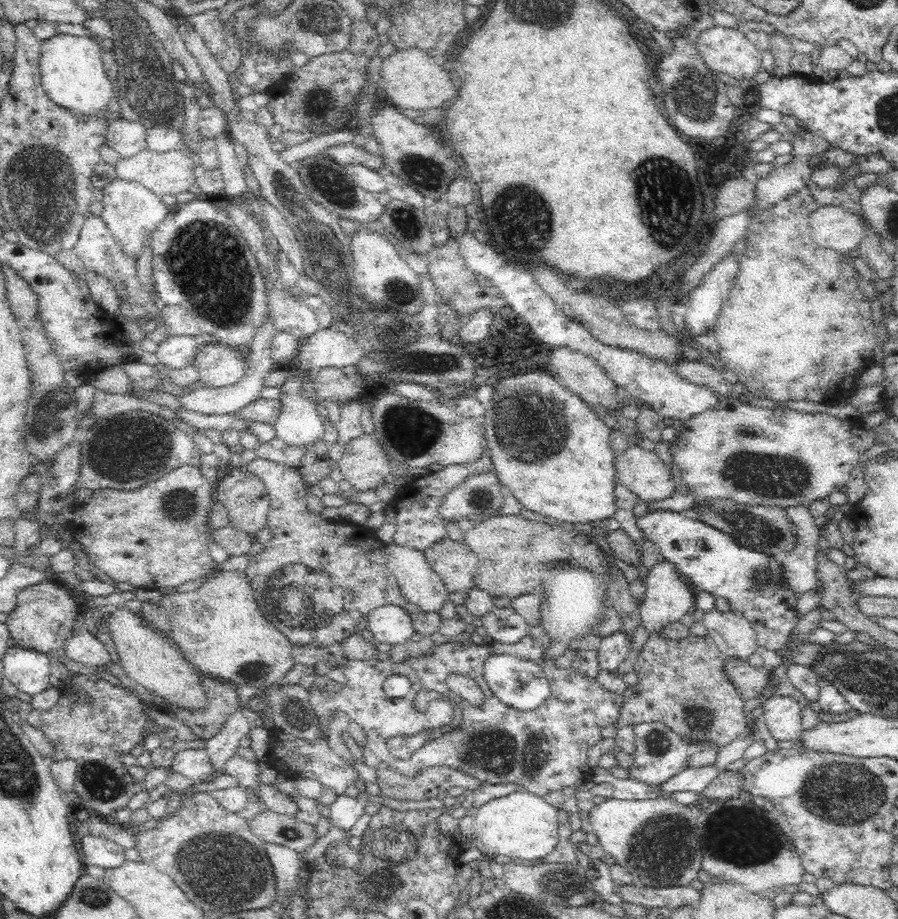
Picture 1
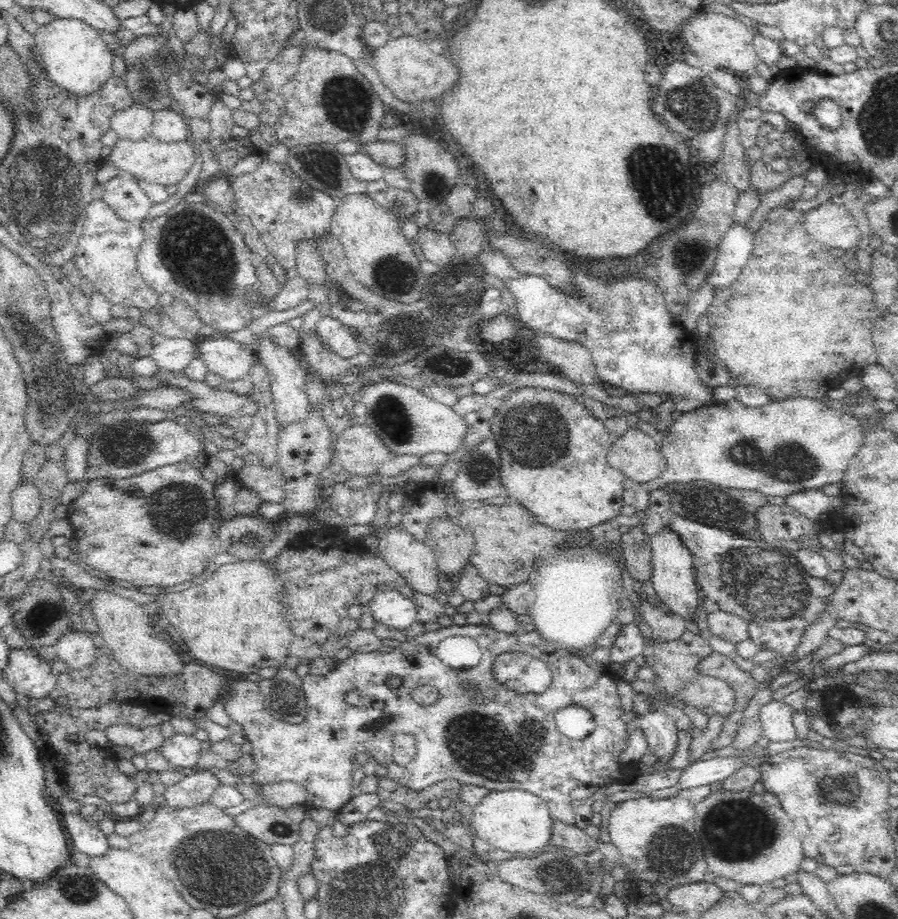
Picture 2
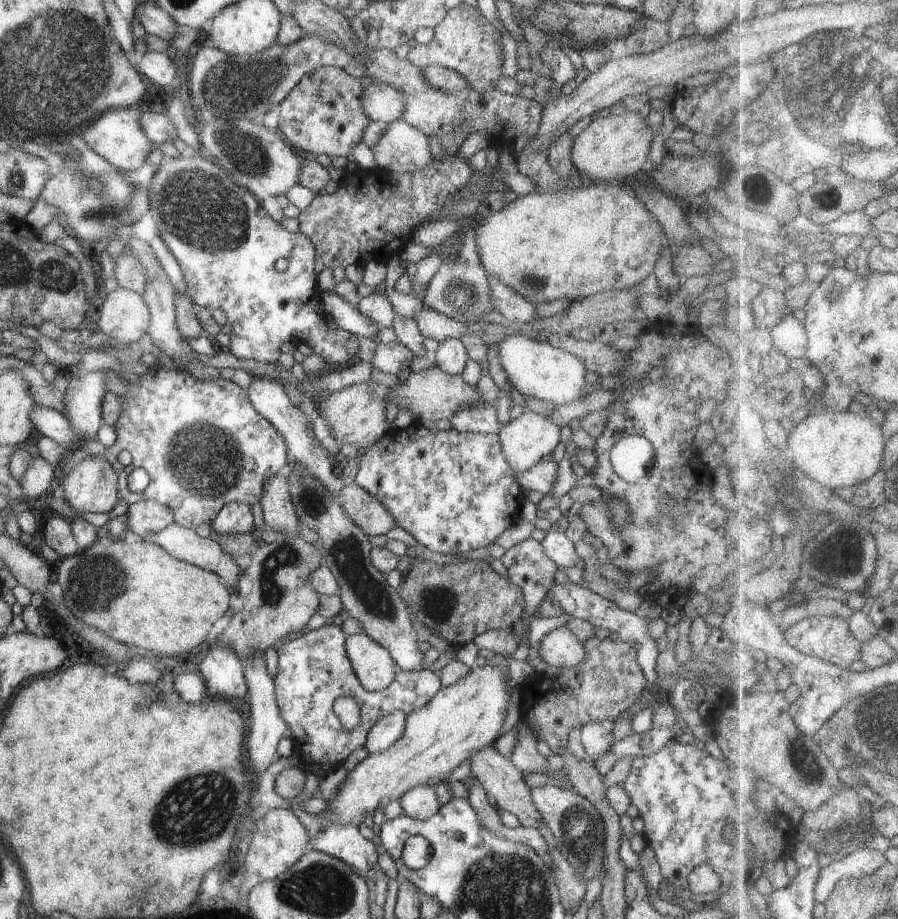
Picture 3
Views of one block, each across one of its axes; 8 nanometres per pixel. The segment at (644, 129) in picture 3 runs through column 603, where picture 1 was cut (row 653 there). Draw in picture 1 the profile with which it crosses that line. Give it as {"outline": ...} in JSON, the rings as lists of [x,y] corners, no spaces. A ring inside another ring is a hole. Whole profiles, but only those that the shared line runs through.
{"outline":[[[123,605],[112,610],[106,622],[120,657],[119,664],[130,679],[150,693],[164,698],[172,706],[196,712],[208,706],[208,696],[201,682],[202,675],[184,659],[169,634],[147,627],[143,618]]]}

